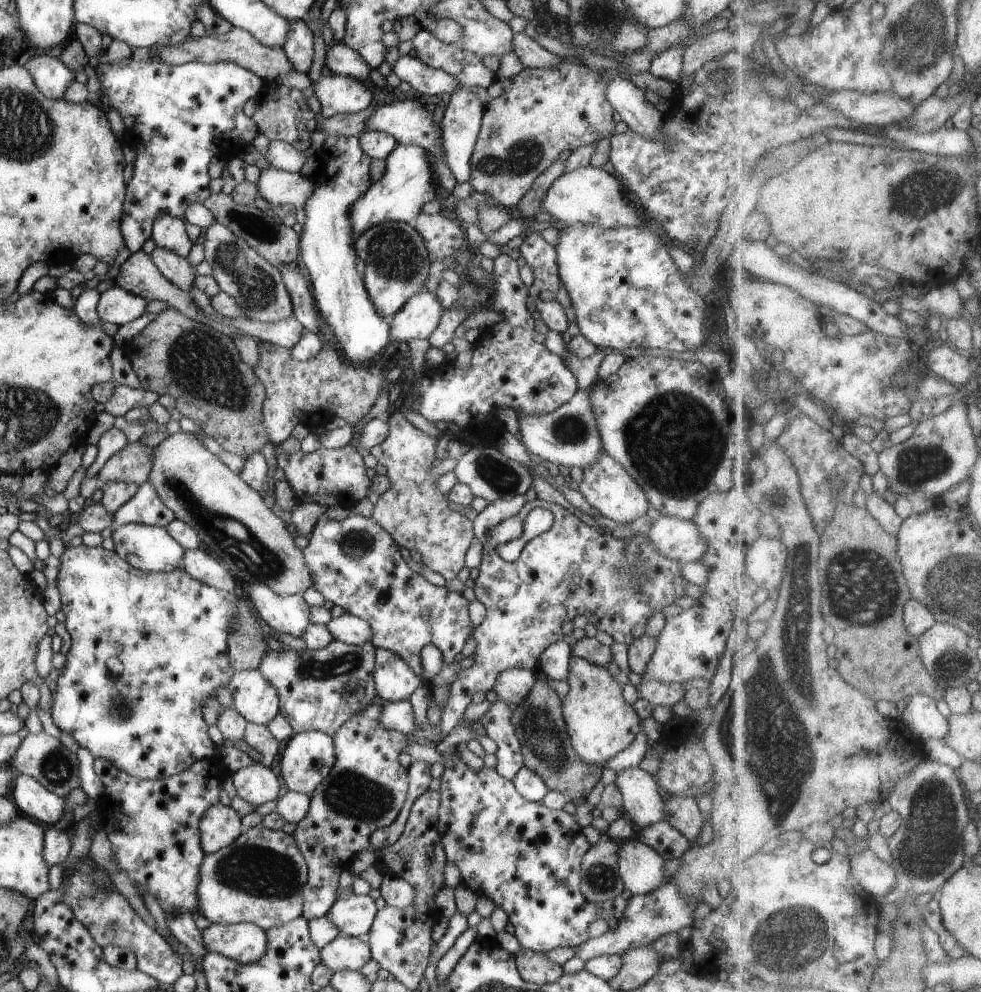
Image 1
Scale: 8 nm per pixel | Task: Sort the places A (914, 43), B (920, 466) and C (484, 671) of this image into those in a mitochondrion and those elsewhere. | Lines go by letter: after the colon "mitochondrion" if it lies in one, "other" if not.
A: mitochondrion
B: mitochondrion
C: other

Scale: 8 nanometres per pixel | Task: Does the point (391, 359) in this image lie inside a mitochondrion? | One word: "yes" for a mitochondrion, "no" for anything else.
no

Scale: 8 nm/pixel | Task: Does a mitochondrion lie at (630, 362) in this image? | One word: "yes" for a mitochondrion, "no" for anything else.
no

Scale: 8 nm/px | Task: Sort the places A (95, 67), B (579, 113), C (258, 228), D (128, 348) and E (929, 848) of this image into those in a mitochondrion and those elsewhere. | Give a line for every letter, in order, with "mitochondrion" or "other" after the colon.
A: other
B: other
C: mitochondrion
D: other
E: mitochondrion

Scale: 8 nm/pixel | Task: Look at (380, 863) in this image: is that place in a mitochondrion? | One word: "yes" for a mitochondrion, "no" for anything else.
no

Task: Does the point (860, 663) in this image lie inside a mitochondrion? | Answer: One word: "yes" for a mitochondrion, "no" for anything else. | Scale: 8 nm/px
no

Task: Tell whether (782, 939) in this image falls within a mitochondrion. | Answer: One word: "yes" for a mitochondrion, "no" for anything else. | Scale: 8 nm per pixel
yes

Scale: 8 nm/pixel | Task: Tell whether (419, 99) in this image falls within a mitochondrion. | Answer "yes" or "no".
no

